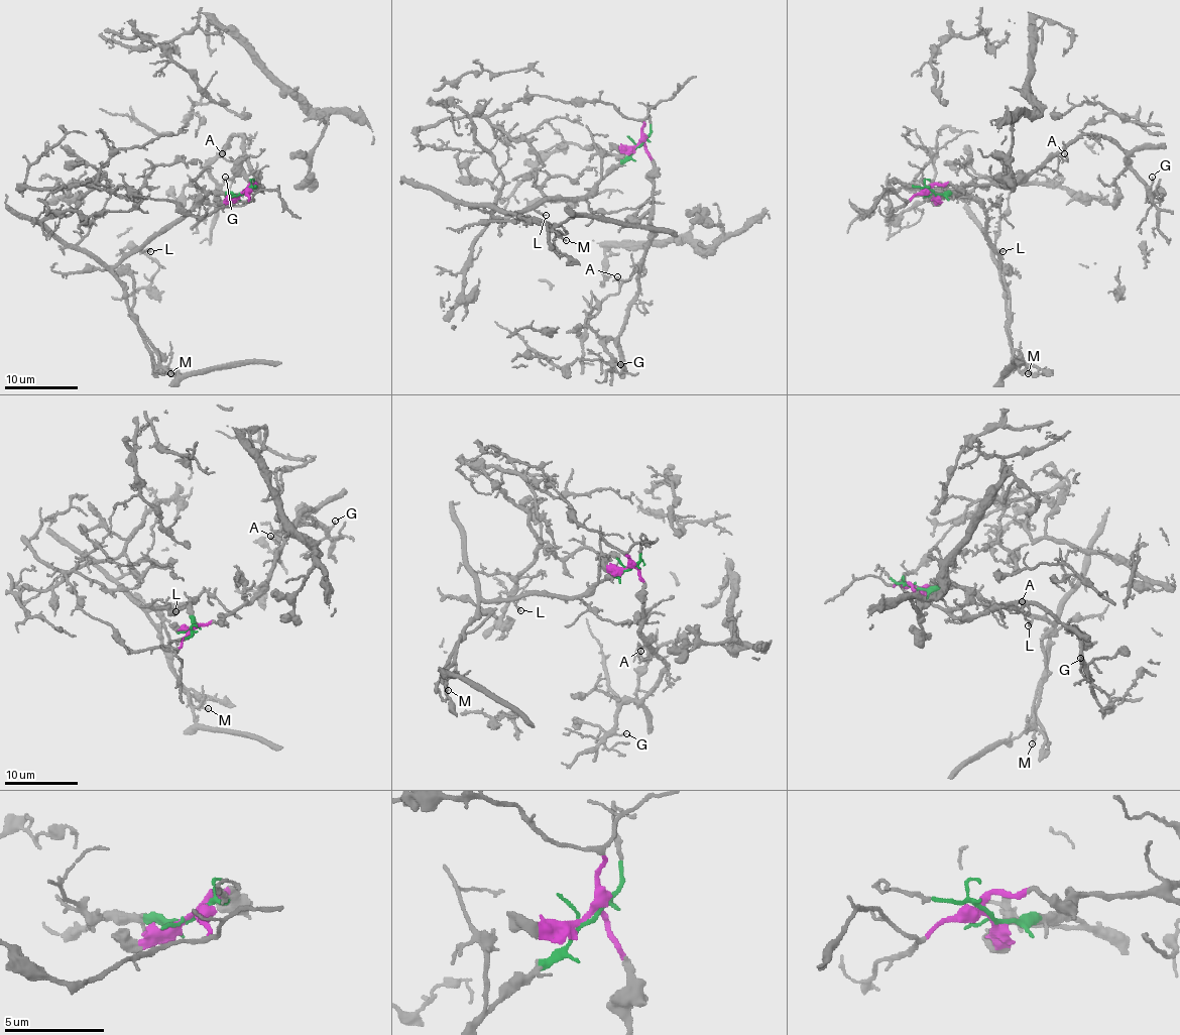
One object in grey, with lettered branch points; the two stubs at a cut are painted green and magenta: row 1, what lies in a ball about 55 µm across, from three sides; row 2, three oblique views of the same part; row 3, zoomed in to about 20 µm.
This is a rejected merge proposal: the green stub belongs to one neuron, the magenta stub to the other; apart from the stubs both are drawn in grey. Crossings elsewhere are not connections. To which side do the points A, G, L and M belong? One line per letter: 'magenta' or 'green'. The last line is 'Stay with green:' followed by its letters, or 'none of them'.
A: magenta
G: magenta
L: green
M: green
Stay with green: L, M

